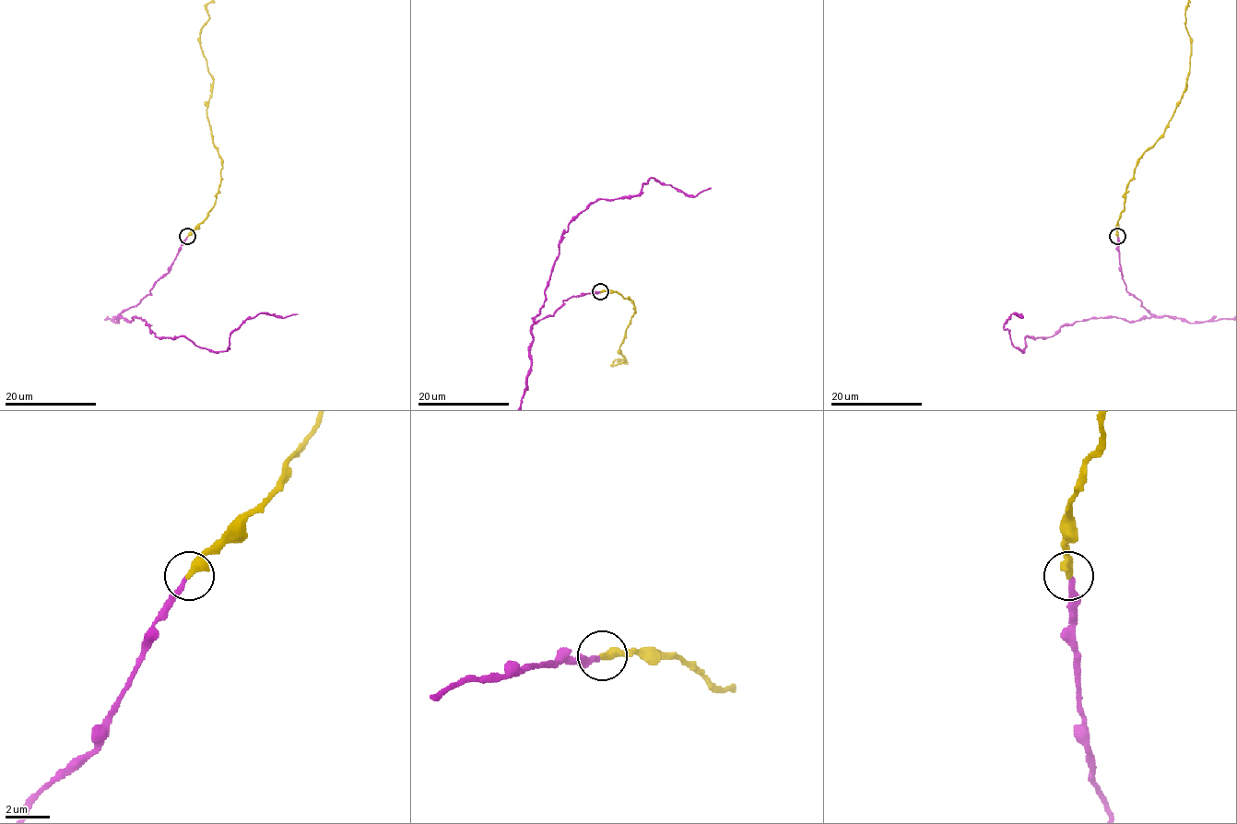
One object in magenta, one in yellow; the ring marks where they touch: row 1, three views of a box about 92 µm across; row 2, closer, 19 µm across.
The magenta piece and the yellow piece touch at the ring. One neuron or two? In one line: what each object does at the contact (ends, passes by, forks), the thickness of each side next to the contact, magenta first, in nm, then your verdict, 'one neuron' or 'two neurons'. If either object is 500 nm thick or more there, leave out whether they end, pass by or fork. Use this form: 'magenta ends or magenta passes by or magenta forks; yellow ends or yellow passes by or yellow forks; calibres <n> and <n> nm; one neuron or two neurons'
magenta ends; yellow ends; calibres 240 and 400 nm; one neuron

